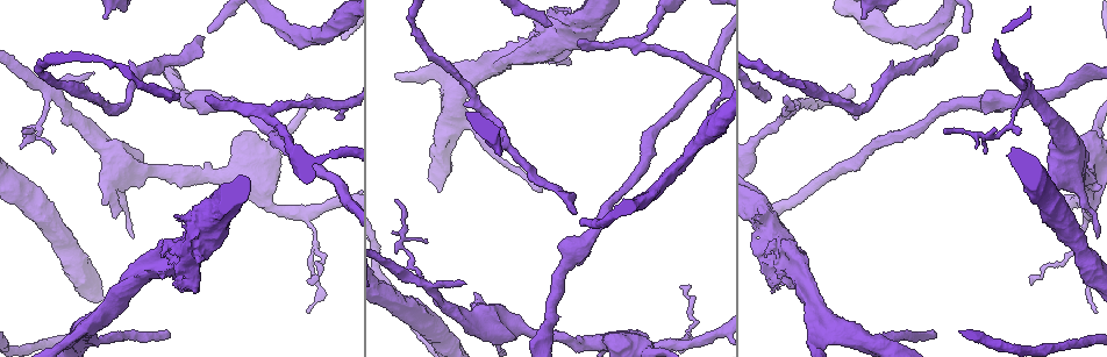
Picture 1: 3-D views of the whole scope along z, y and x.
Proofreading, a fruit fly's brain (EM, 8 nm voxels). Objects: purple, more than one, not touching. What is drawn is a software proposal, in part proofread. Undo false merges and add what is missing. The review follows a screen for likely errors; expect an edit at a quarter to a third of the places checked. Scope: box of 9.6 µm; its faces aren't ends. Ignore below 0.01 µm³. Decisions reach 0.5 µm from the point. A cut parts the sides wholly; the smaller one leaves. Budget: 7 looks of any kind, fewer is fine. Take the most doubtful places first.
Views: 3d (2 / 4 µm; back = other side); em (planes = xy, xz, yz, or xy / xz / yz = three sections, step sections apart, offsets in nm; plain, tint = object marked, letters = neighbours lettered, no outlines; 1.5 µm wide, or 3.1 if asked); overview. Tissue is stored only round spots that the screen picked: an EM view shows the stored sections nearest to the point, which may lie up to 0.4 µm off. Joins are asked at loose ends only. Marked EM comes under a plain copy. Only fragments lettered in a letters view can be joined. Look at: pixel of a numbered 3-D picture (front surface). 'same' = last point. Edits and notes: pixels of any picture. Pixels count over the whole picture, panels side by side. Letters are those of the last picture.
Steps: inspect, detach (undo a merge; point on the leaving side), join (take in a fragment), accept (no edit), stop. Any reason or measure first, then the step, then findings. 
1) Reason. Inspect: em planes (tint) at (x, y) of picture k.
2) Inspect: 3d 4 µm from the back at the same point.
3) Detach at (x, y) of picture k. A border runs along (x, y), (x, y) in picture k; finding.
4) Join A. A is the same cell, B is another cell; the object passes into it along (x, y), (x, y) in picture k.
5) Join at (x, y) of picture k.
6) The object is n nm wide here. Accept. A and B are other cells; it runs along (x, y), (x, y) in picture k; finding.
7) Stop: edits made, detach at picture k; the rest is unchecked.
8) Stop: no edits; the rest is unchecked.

An open end. Inspect: em xy step 8 (tint) at (107, 18) of picture 1.

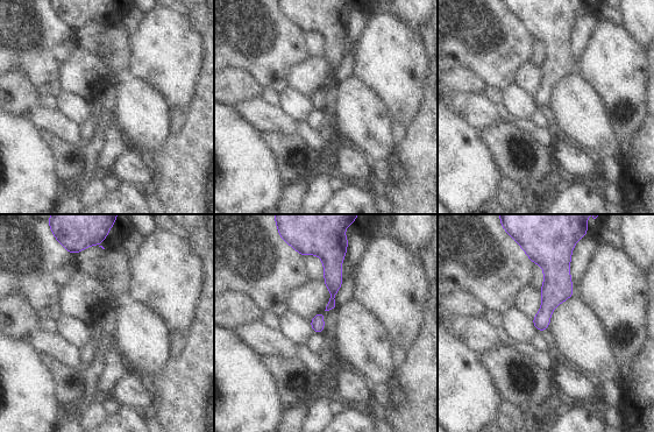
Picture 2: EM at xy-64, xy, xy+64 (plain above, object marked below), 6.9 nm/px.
Inspect: em xy step 8 (letters) at the same point.

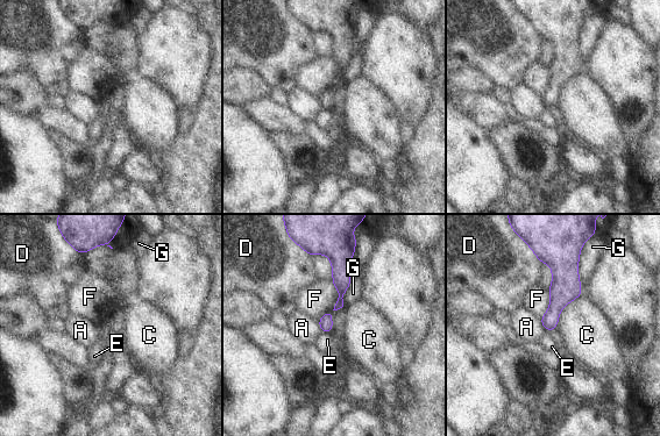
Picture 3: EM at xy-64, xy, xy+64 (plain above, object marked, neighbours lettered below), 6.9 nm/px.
The longest contact is with G, 320 nm. Accept. A, C, D, E, F and G are other cells; none of them fits.

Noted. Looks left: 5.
Branch stops here. Inspect: 3d 2 µm at (167, 335) of picture 1.

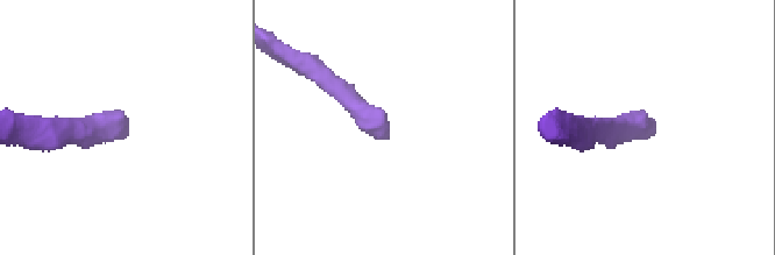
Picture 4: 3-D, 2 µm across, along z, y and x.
Inspect: em xz step 8 (tint) at (125, 131) of picture 4.

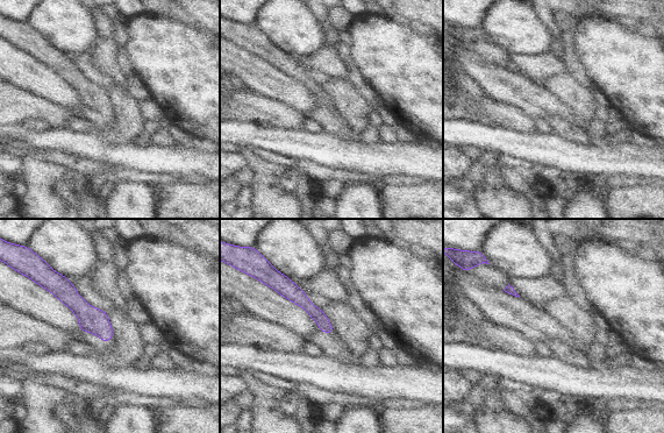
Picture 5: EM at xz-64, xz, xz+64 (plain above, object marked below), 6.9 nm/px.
Inspect: em xz step 8 (letters) at the same point.

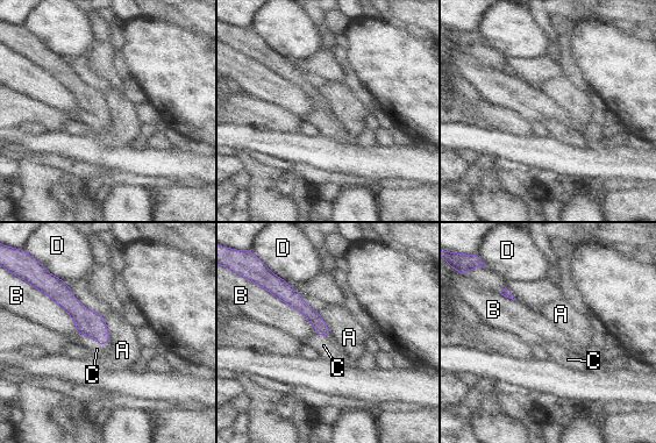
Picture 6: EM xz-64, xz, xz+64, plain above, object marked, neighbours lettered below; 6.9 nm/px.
Join C. C is the same cell, A, B and D are other cells; the object passes into it along (87, 322), (91, 336), (97, 349) in picture 6; it goes on there.

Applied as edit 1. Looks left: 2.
Inspect: overview.

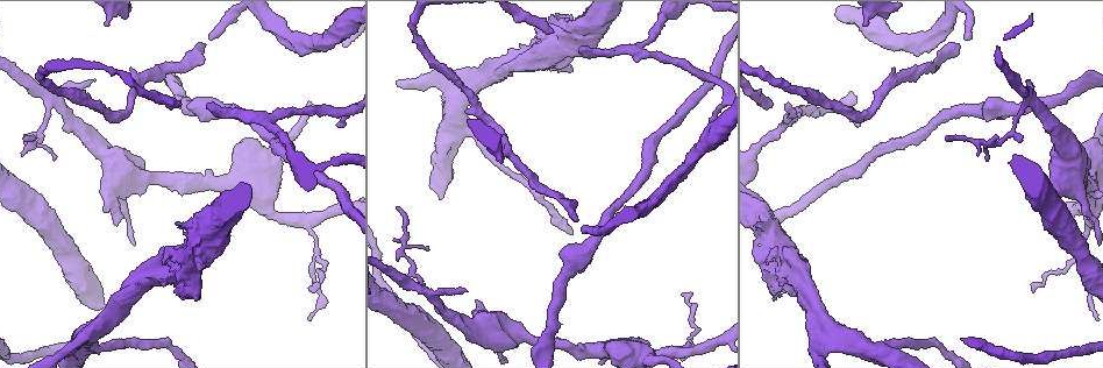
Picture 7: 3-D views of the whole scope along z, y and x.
Thin end. Inspect: em planes (letters) at (1023, 140) of picture 7.

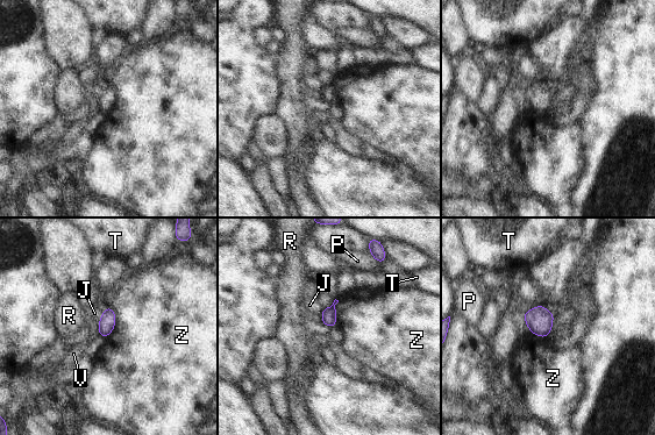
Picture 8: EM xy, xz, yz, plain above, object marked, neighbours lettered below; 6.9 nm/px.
The longest contact is with Z, 240 nm. Accept. J, P, R, T, V and Z are other cells; a border runs along (107, 305), (114, 328), (105, 339) in picture 8; no lettered fragment goes on from it.

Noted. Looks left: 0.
Stop: edits made, join at picture 6; the rest is unchecked.

